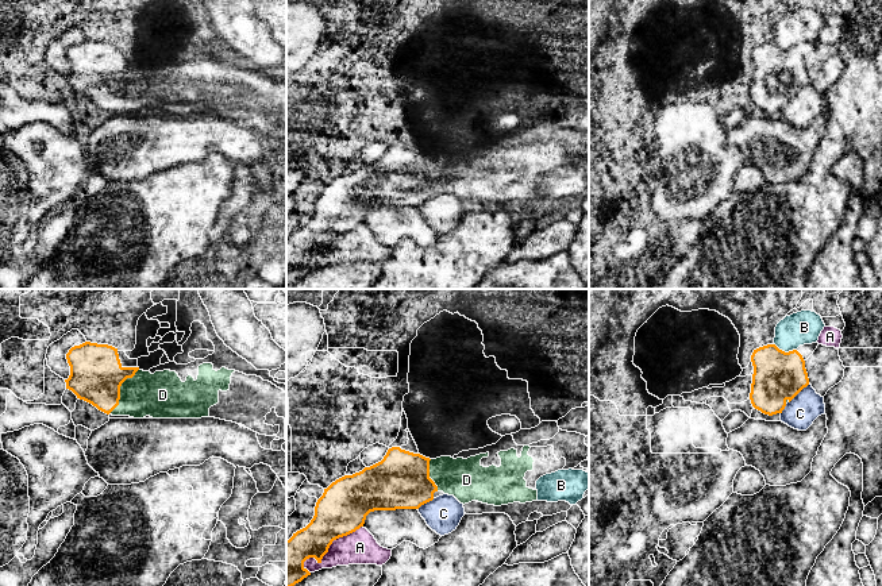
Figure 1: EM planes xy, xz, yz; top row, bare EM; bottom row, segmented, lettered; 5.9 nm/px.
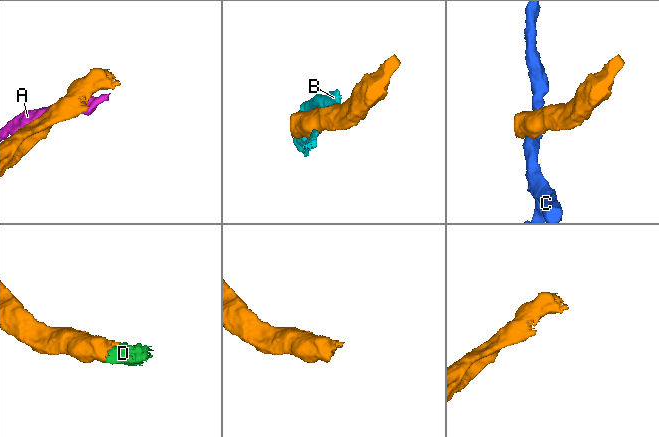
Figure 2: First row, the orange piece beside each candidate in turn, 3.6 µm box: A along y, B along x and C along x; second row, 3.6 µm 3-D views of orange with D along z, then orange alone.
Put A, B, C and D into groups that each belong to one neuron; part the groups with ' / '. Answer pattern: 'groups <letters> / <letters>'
groups A / B / C / D

